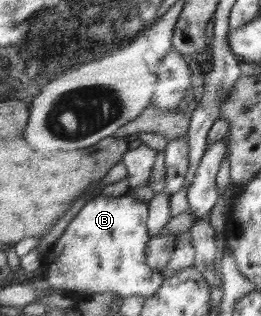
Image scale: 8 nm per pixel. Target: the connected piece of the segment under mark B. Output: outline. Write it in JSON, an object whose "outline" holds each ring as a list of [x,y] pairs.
{"outline":[[[128,193],[117,197],[96,195],[68,222],[68,227],[56,240],[51,251],[42,258],[42,262],[46,264],[46,269],[48,269],[45,278],[50,284],[50,288],[59,289],[67,295],[78,291],[84,299],[90,299],[96,293],[107,293],[108,291],[114,291],[123,298],[132,295],[135,297],[155,295],[163,287],[165,279],[162,273],[150,270],[145,265],[145,249],[150,240],[147,231],[148,217],[148,205],[138,203]]]}

